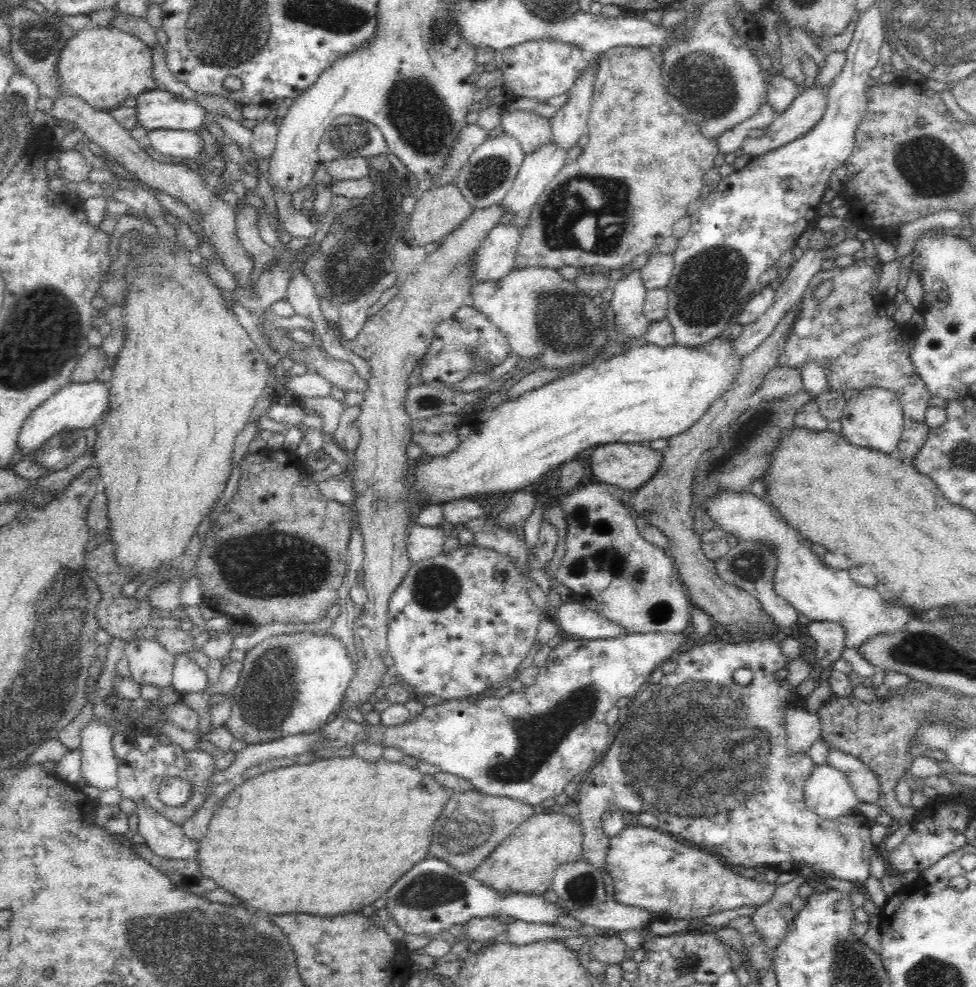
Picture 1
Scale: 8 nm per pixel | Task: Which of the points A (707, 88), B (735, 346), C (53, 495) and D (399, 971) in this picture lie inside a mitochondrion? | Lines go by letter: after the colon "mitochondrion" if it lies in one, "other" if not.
A: mitochondrion
B: other
C: other
D: other

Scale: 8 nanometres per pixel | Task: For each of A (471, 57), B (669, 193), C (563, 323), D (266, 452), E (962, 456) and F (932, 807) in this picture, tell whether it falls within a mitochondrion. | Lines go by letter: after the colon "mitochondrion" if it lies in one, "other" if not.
A: other
B: other
C: mitochondrion
D: other
E: mitochondrion
F: other

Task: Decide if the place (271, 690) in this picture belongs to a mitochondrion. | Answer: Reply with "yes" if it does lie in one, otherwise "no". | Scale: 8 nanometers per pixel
yes

